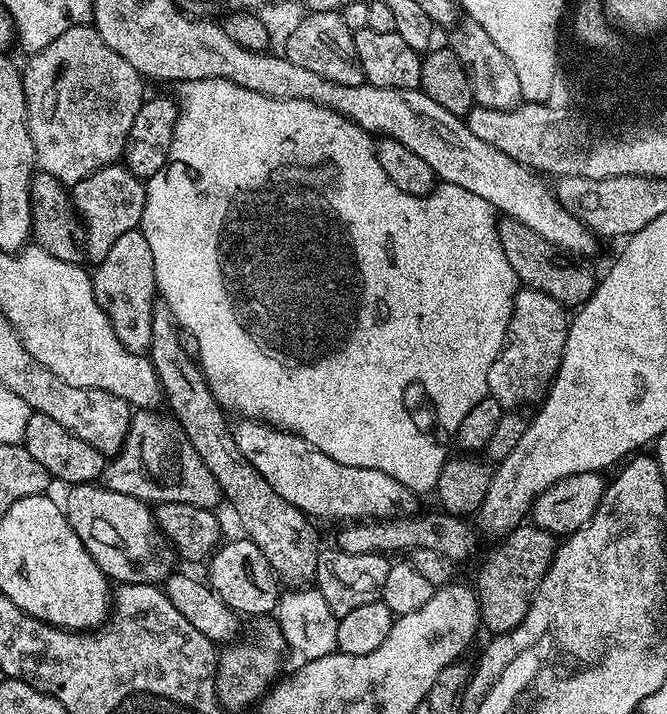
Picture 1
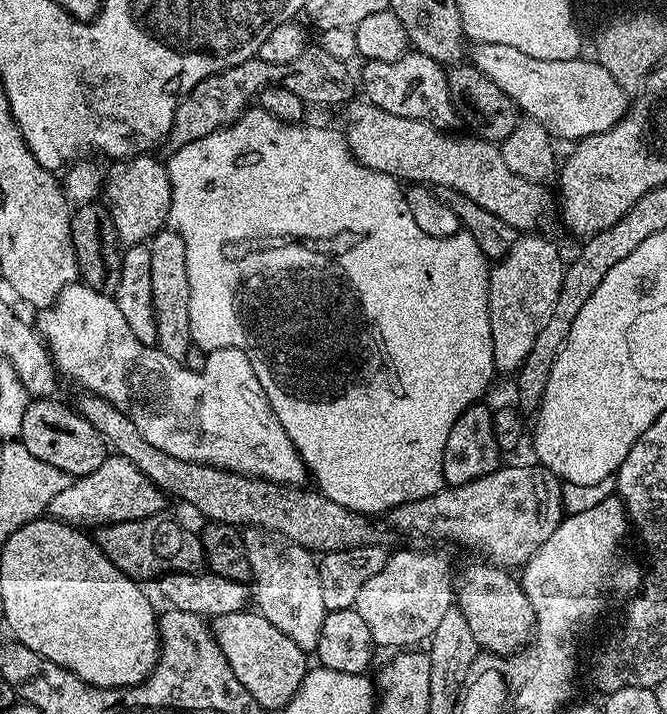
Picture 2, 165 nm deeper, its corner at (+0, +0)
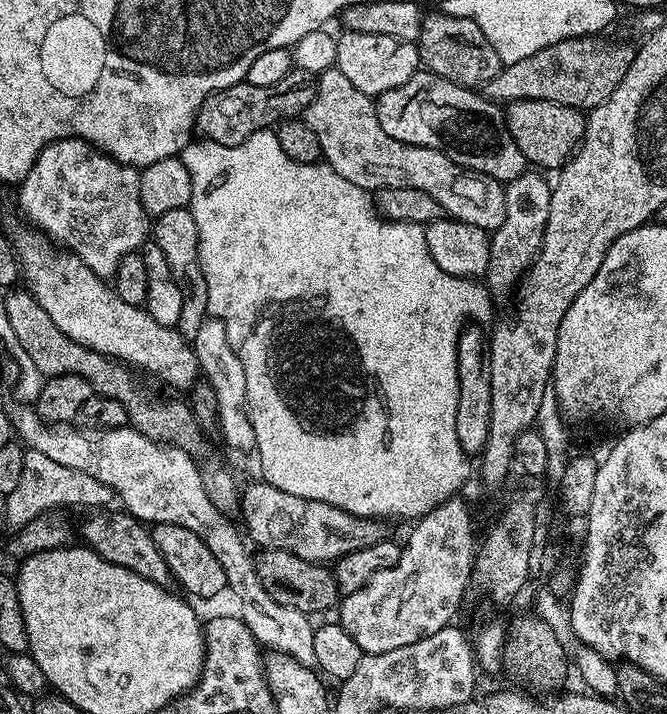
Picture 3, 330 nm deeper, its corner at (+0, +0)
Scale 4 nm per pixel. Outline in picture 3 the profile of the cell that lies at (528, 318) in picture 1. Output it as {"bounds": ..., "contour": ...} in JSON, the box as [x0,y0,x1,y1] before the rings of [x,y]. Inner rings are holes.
{"bounds":[486,170,552,297],"contour":[[[525,170],[521,176],[504,184],[506,218],[502,218],[502,226],[498,226],[495,232],[491,233],[488,241],[490,258],[486,273],[486,281],[488,280],[486,288],[493,297],[504,296],[508,291],[511,293],[519,285],[521,276],[532,265],[532,259],[540,249],[546,218],[550,214],[552,184],[544,181],[539,175],[543,176],[539,171]]]}

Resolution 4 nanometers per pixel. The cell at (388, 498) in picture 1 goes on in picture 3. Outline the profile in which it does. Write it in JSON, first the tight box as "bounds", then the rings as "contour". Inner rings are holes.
{"bounds":[194,320,256,452],"contour":[[[221,320],[206,322],[194,337],[196,360],[200,364],[201,373],[217,392],[220,403],[219,435],[232,448],[244,452],[256,443],[252,423],[248,417],[248,395],[246,394],[246,374],[242,374],[242,362],[238,362],[238,354],[230,346],[230,338],[226,338],[226,326]]]}

